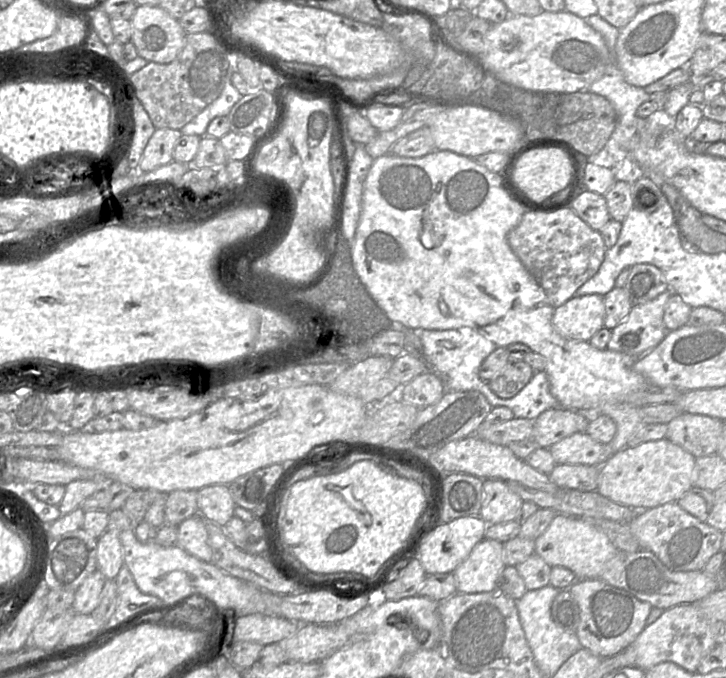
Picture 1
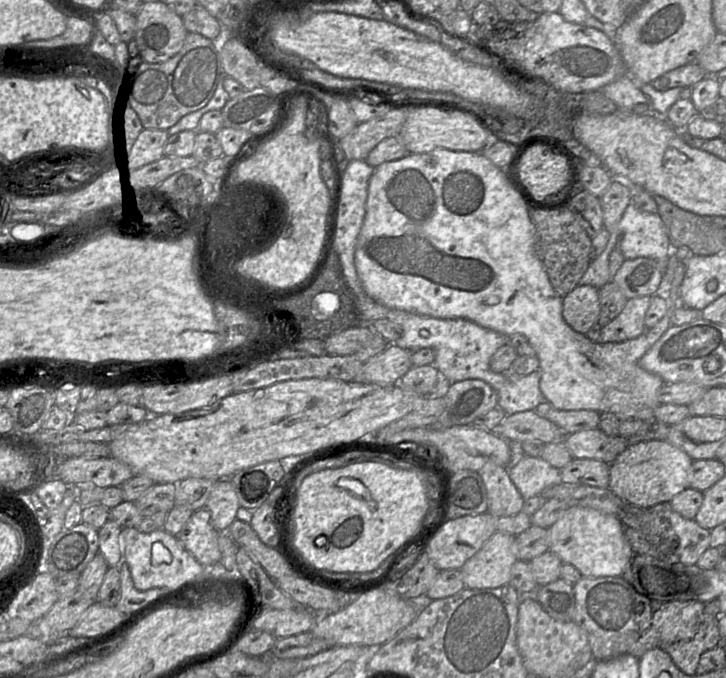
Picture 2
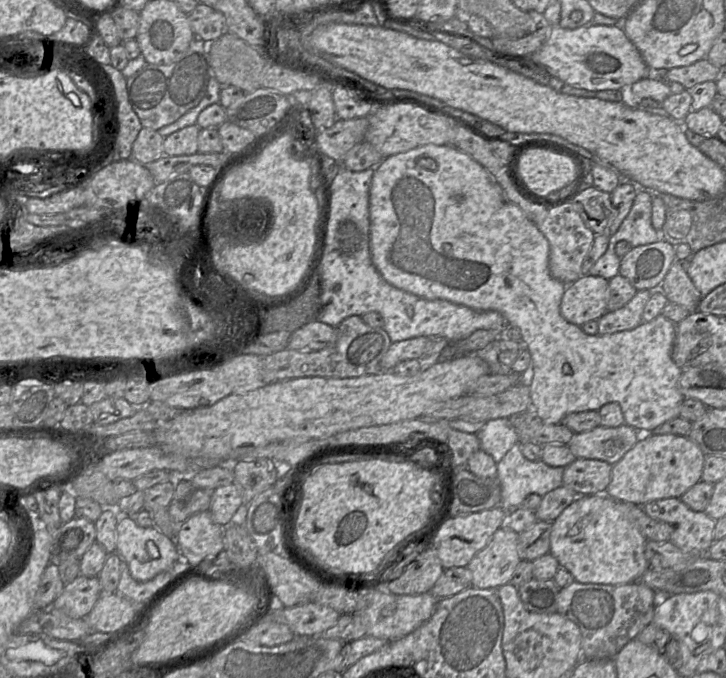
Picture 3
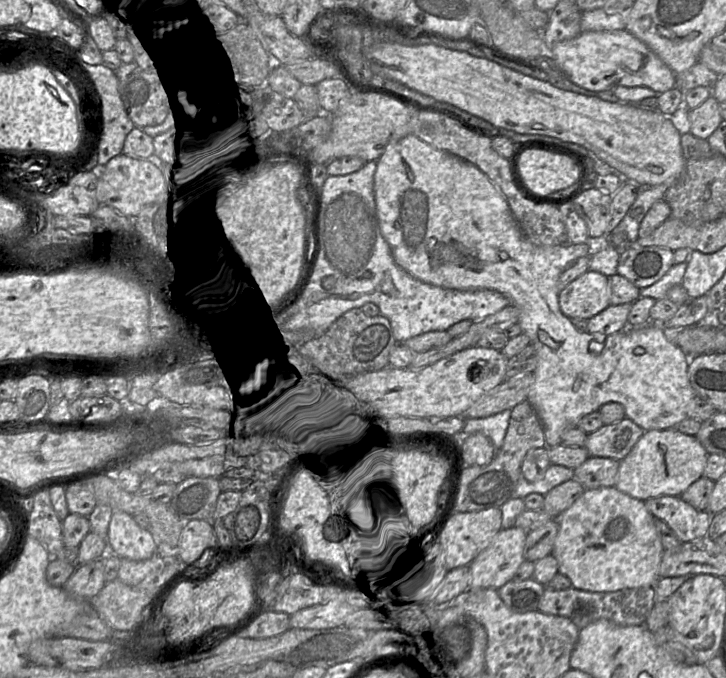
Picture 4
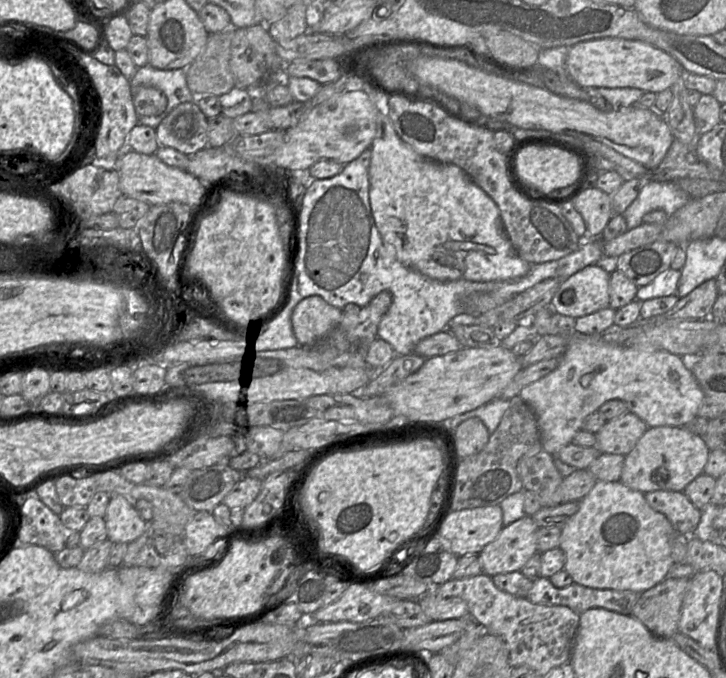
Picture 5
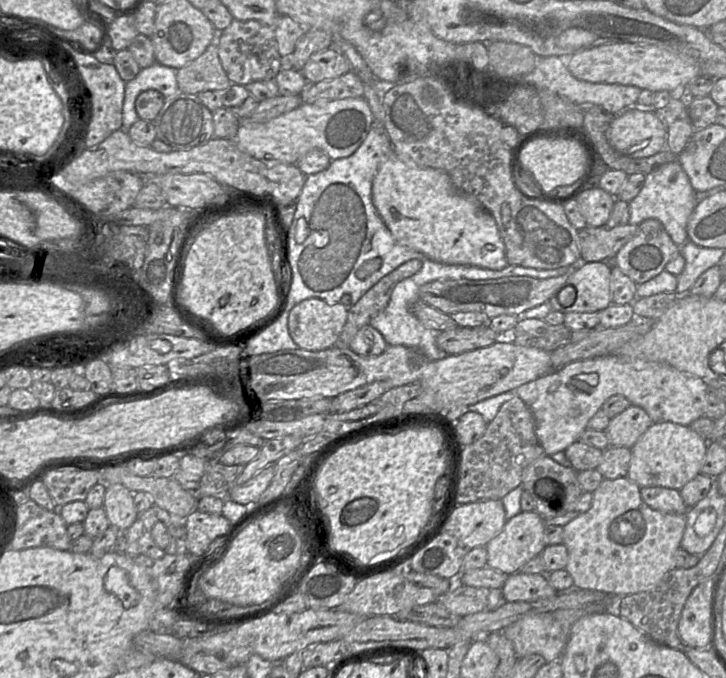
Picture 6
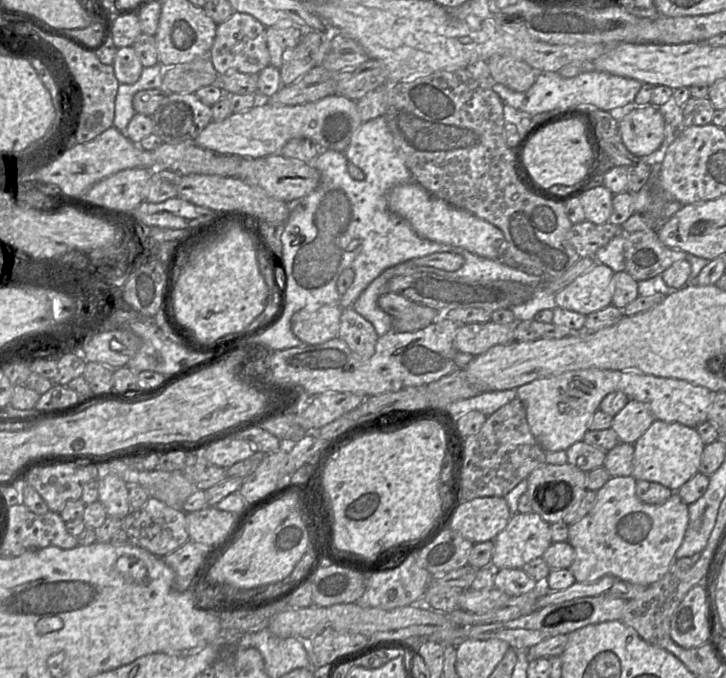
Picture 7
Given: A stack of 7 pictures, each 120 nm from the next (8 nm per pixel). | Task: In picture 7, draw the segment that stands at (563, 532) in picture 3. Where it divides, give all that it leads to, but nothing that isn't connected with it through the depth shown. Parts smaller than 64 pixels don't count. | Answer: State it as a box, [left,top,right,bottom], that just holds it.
[568,475,689,586]

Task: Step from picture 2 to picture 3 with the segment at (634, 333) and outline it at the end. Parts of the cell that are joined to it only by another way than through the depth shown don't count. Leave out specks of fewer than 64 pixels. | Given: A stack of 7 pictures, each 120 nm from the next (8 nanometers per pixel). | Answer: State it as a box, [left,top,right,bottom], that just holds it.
[598,290,652,335]

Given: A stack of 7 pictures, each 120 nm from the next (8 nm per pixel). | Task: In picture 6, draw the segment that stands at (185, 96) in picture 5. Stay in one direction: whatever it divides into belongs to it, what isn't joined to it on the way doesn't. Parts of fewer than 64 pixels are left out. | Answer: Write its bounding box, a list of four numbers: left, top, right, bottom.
[120,62,183,131]

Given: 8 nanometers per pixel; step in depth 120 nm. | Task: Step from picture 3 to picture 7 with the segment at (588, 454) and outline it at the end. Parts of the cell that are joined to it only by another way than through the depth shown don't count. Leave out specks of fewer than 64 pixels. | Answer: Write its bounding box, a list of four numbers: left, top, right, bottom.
[611,400,656,444]

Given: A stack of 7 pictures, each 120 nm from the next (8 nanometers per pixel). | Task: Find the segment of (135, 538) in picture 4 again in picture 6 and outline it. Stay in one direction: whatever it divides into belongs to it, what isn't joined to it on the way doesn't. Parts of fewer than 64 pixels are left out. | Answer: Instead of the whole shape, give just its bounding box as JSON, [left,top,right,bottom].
[103,484,139,532]

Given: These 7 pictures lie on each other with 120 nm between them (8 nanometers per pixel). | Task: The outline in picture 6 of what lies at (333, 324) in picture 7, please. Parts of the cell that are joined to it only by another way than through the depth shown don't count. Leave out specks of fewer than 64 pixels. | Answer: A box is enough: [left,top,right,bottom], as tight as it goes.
[288,298,347,351]

